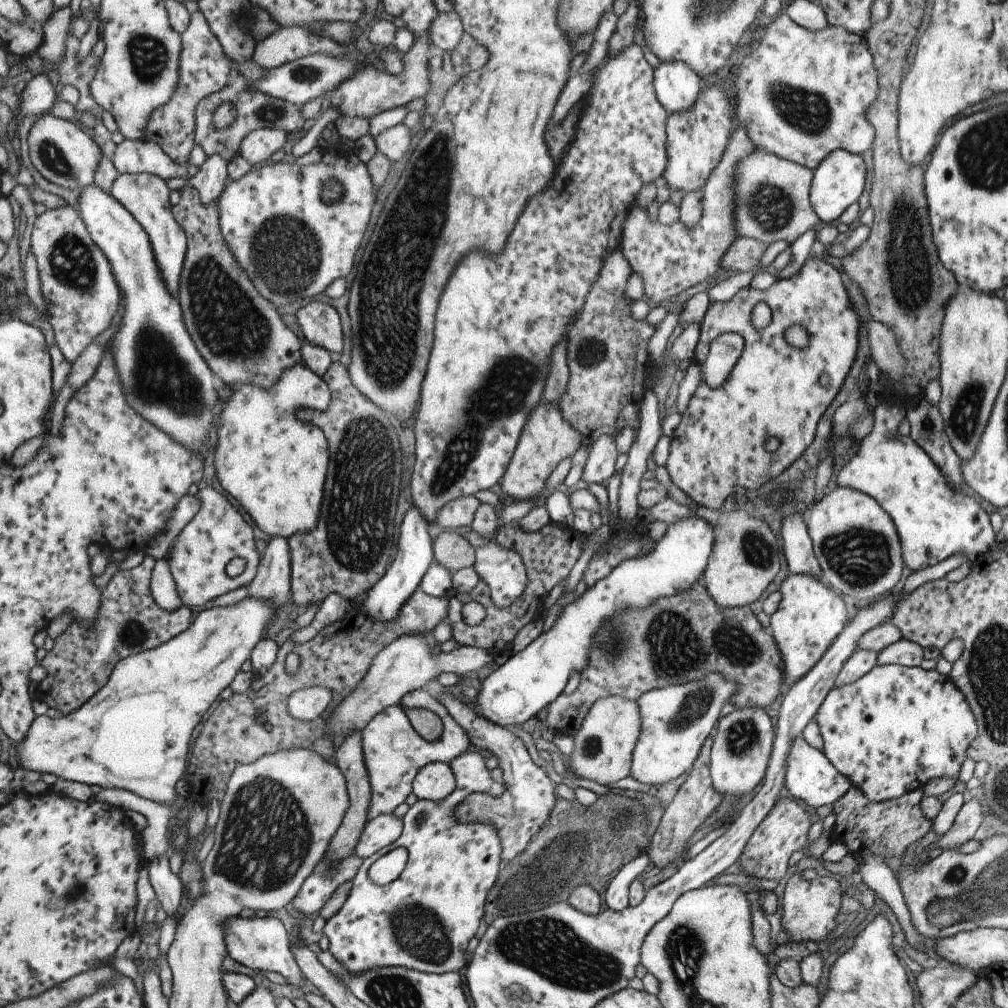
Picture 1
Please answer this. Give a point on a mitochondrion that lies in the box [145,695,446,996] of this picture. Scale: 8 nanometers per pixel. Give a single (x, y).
(266, 838)

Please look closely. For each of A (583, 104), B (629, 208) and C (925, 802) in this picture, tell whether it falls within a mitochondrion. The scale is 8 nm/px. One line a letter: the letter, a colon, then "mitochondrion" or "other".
A: other
B: other
C: other

